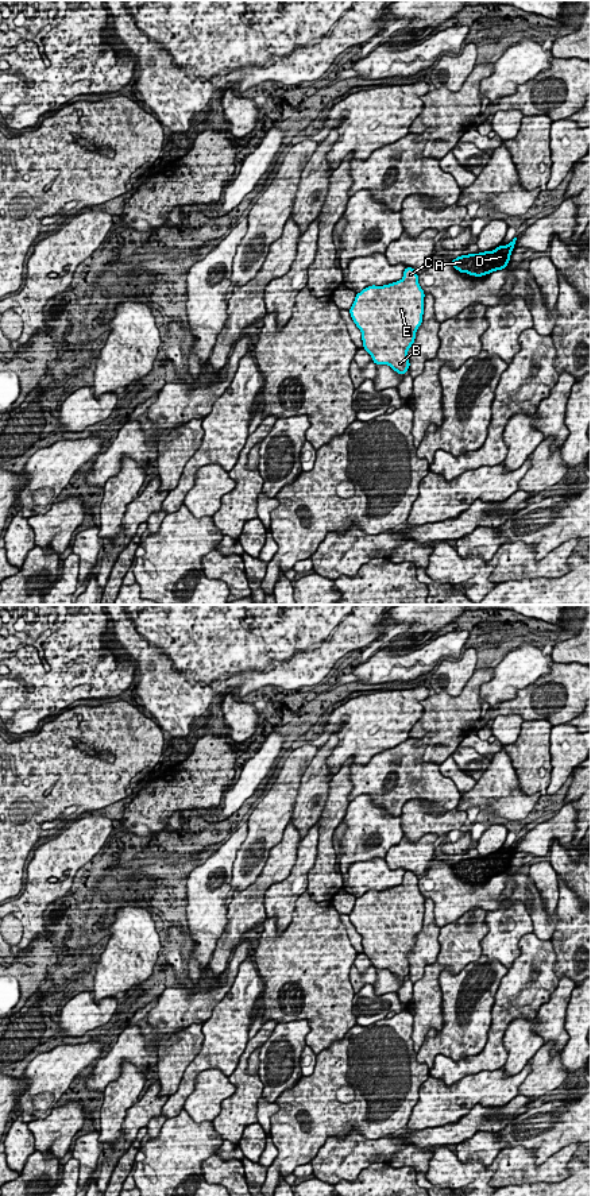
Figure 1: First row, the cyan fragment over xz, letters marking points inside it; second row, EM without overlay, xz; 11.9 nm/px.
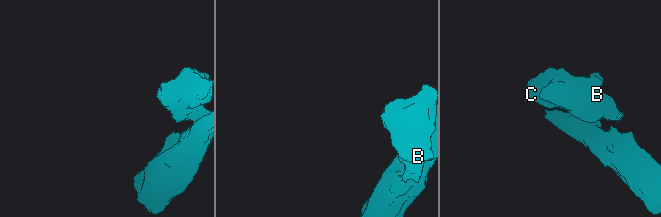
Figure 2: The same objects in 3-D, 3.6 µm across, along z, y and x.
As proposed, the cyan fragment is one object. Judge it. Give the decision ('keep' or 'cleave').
keep

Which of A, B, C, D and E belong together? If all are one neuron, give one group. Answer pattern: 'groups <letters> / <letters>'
groups A B C D E

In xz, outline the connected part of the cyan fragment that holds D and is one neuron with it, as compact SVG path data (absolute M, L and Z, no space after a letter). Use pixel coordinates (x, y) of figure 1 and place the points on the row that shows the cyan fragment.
M517 238L509 244L499 246L492 251L484 251L479 254L468 254L456 256L451 263L460 273L467 273L470 277L482 277L492 271L506 269L510 262L511 251L515 246Z

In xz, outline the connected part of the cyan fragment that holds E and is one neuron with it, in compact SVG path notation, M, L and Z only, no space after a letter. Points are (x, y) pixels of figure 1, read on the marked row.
M405 267L401 281L383 286L371 285L356 293L349 315L362 331L363 348L375 364L387 364L399 375L409 370L407 350L413 346L416 332L422 324L424 298L425 293L413 267Z

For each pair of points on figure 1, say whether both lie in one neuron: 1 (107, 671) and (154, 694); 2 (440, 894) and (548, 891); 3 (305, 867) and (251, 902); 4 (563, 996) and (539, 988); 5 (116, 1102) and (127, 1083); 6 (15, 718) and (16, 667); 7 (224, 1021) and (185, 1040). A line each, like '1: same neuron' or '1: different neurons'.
1: different neurons
2: different neurons
3: different neurons
4: different neurons
5: same neuron
6: same neuron
7: different neurons

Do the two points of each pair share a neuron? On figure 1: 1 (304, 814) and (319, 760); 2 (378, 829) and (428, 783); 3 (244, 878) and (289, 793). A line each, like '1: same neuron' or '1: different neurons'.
1: same neuron
2: different neurons
3: same neuron

